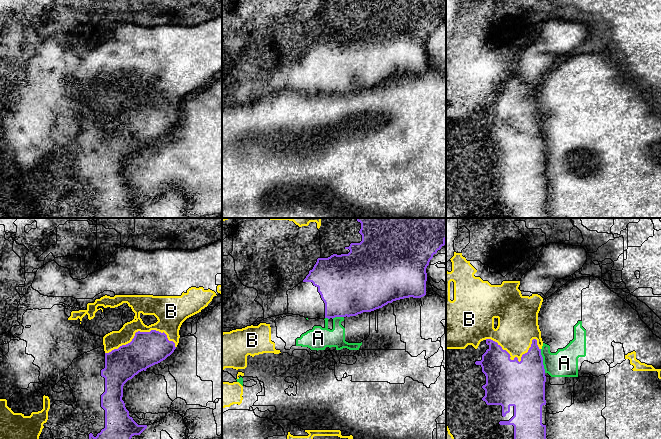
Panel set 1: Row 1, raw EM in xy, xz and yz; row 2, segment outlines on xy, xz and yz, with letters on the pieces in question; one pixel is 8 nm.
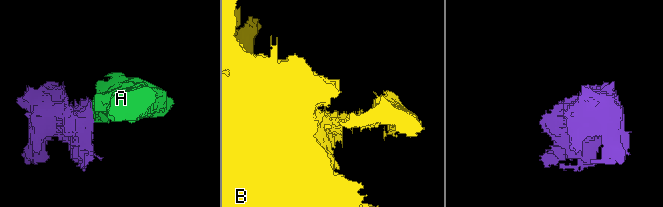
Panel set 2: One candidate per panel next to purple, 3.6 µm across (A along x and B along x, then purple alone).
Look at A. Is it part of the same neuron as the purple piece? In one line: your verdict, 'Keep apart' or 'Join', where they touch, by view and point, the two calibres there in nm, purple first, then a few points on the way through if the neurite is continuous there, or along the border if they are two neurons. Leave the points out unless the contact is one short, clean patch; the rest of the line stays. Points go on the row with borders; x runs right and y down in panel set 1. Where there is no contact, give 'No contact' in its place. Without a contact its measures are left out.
Keep apart. Touches purple at yz (542, 361). Thickness 360 nm (purple) against 220 nm. Boundary: yz (540, 349), (545, 372)

